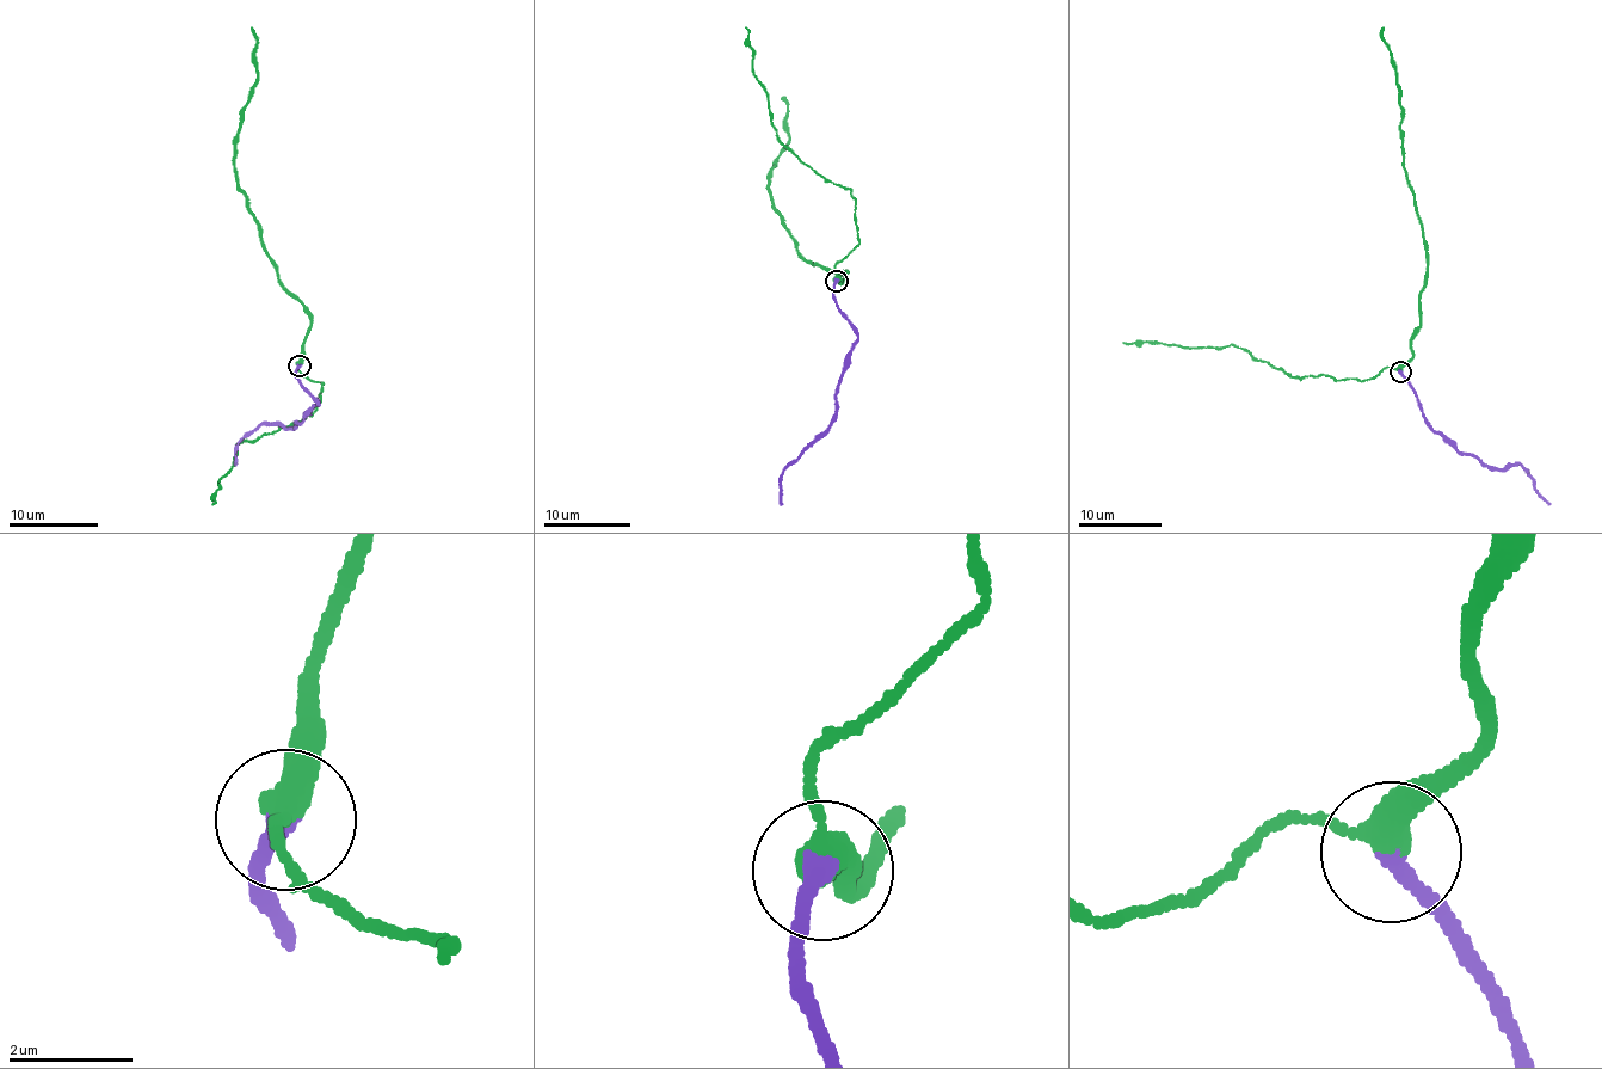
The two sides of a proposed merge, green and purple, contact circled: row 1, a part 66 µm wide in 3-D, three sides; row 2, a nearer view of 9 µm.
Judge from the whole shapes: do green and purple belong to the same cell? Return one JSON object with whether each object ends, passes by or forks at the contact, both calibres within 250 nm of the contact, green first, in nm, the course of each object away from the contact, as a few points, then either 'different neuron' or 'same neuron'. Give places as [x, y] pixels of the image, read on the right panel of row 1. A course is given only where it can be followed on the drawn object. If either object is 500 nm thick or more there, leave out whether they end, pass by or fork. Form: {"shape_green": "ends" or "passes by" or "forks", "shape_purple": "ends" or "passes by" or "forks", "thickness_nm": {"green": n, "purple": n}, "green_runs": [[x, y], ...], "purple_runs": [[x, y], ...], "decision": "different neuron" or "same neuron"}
{"shape_green": "passes by", "shape_purple": "ends", "thickness_nm": {"green": 380, "purple": 320}, "green_runs": [[1399, 372], [1399, 367], [1412, 357], [1410, 344], [1421, 323], [1425, 252], [1403, 160], [1403, 106], [1384, 26]], "purple_runs": [[1399, 372], [1435, 432], [1485, 464], [1502, 468], [1511, 464], [1522, 466], [1532, 478], [1534, 490], [1551, 504]], "decision": "same neuron"}

